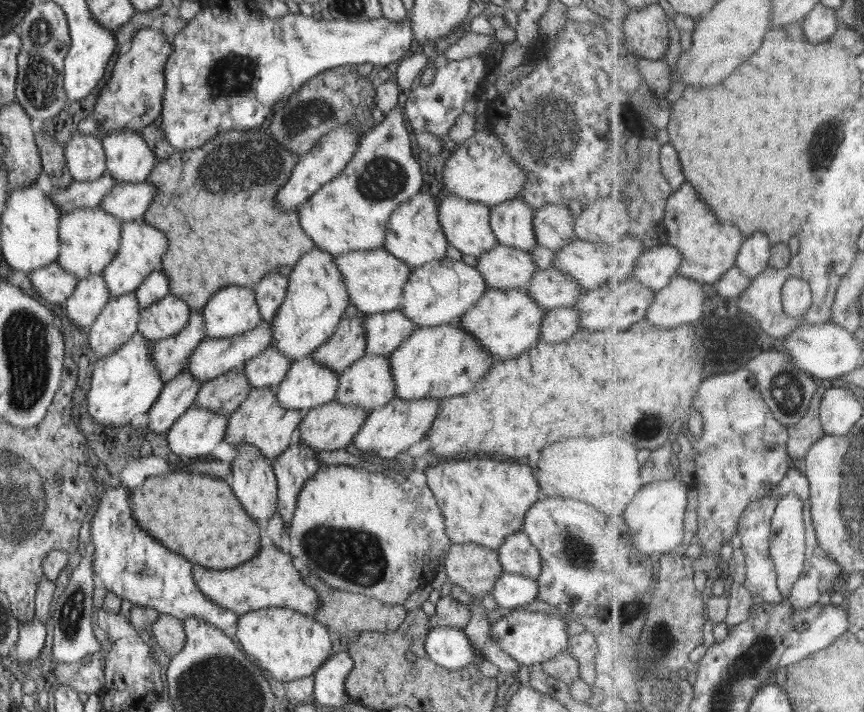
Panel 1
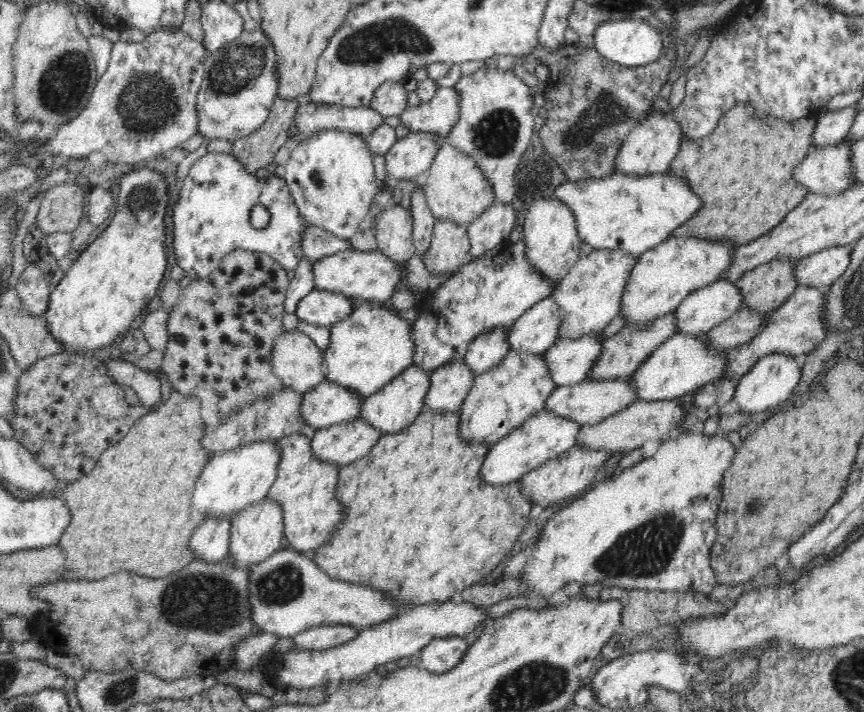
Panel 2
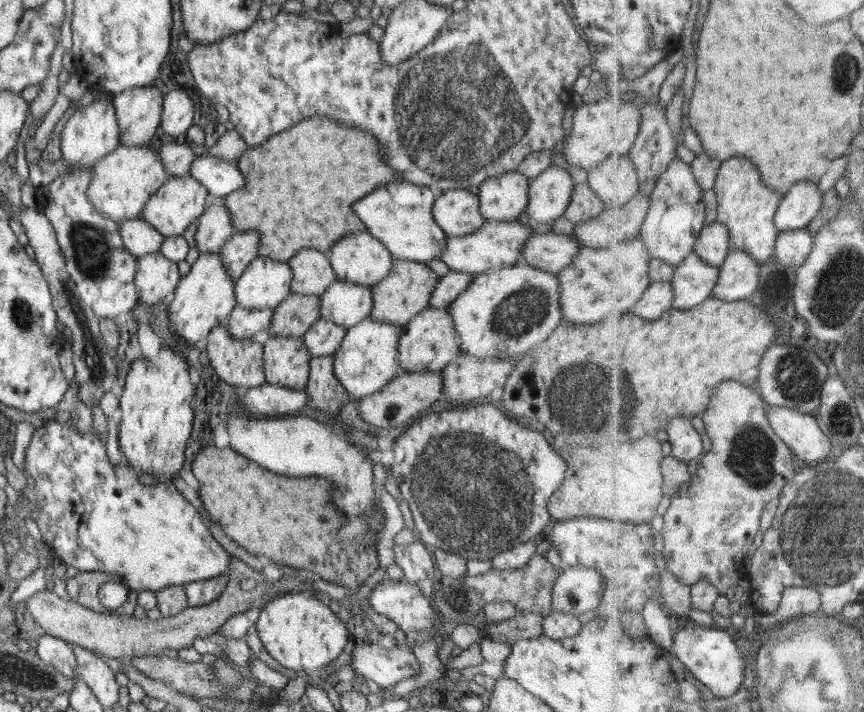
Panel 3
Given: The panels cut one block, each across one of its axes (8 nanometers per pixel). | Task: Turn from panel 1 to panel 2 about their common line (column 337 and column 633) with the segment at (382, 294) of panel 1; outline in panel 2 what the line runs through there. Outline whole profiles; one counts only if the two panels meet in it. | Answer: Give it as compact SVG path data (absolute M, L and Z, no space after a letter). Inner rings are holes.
M594 249L587 255L582 254L551 294L563 314L557 338L574 340L606 328L619 315L624 287L636 261L636 256L621 249Z

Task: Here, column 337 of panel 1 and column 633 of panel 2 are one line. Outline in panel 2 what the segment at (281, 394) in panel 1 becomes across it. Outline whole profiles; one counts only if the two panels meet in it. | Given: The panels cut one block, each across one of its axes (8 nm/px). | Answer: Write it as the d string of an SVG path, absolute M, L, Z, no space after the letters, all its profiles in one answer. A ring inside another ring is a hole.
M676 332L660 344L630 376L636 400L674 400L688 396L703 384L715 381L723 375L725 367L728 366L725 352L726 349L711 350L705 344L704 334L692 336Z

